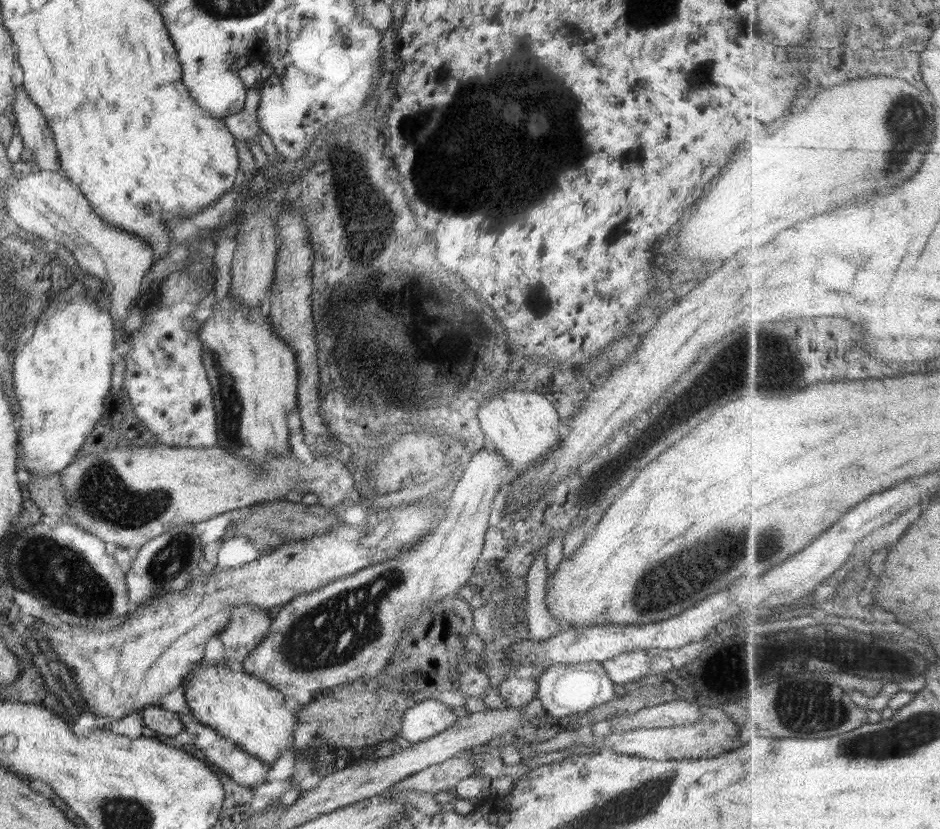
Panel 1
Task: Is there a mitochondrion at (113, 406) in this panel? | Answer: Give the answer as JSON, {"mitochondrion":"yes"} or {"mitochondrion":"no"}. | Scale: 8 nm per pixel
{"mitochondrion":"no"}

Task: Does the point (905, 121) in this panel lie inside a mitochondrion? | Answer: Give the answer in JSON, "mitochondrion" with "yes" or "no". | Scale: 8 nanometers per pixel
{"mitochondrion":"yes"}

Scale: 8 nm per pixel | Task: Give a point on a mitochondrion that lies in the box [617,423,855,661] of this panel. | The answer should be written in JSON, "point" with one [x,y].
{"point":[657,584]}

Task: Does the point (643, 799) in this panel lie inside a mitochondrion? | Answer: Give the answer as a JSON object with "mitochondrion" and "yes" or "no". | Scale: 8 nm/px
{"mitochondrion":"yes"}

